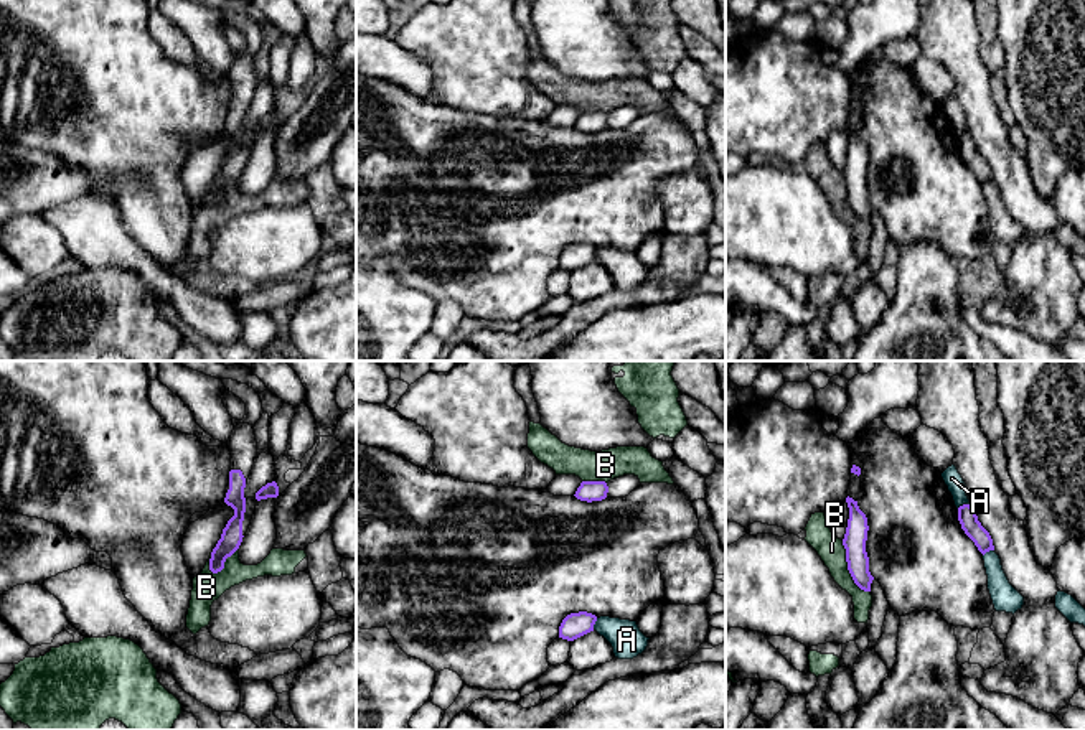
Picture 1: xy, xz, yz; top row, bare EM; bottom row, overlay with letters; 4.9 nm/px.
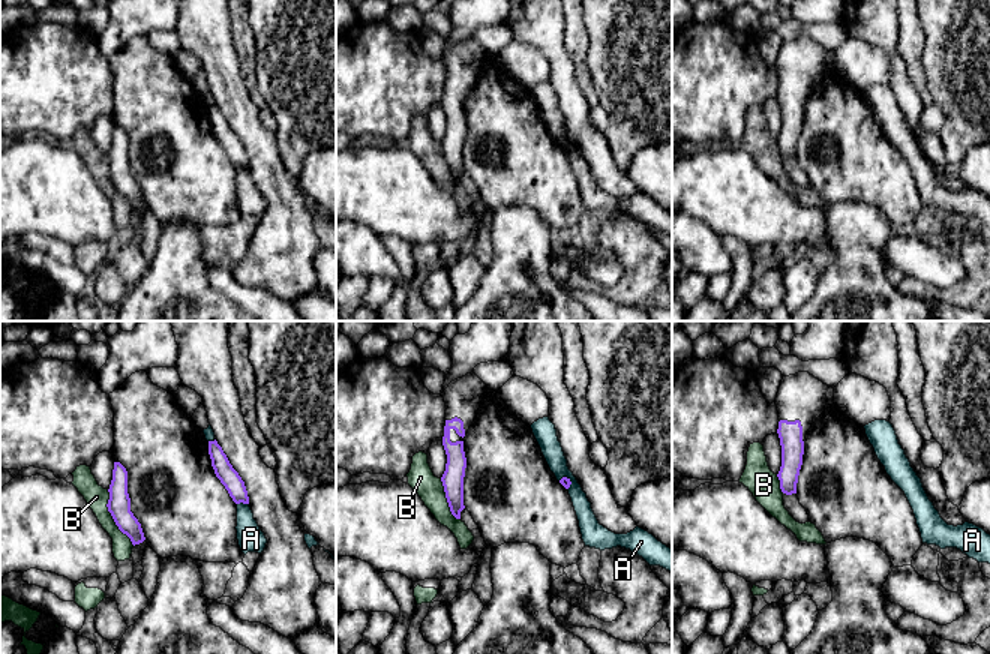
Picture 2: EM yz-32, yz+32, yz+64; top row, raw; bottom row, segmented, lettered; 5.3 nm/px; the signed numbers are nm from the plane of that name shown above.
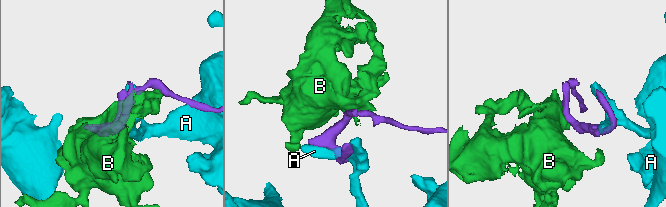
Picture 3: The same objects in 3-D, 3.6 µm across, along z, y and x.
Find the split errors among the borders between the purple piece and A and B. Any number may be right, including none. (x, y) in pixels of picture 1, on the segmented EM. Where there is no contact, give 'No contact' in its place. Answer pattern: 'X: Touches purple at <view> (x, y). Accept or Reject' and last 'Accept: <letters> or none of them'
A: Touches purple at yz (963, 505). Reject
B: Touches purple at yz (848, 569). Reject
Accept: none of them

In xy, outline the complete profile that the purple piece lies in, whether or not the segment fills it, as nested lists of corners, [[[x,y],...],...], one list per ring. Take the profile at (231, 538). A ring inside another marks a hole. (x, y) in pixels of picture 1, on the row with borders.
[[[236,425],[228,440],[228,447],[231,452],[231,471],[224,503],[234,509],[234,516],[228,521],[221,539],[211,552],[209,570],[213,573],[221,572],[226,559],[239,549],[257,506],[256,498],[244,498],[246,481],[257,456],[254,425]]]

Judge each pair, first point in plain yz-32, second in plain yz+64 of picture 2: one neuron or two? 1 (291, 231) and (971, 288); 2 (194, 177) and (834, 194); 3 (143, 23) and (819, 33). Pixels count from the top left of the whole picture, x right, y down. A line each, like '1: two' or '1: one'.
1: one
2: one
3: two

